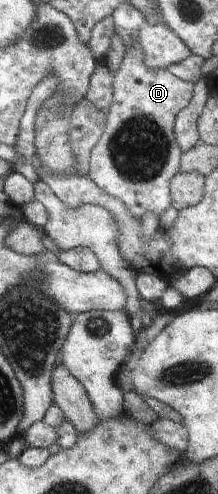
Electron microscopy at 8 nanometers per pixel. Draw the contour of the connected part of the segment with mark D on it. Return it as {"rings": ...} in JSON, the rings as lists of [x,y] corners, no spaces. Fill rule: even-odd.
{"rings":[[[133,43],[130,47],[126,46],[125,55],[114,73],[113,80],[113,101],[109,108],[109,115],[107,116],[107,125],[105,126],[104,132],[100,137],[100,140],[93,146],[90,158],[89,158],[89,171],[87,174],[88,178],[91,178],[102,190],[105,190],[110,196],[117,198],[126,205],[126,208],[139,219],[146,212],[154,213],[160,216],[163,212],[172,206],[171,203],[171,192],[170,192],[170,181],[172,177],[177,173],[181,172],[181,156],[182,152],[174,136],[174,121],[178,116],[178,113],[188,106],[190,99],[192,98],[193,91],[195,90],[195,84],[180,80],[176,75],[173,75],[166,69],[150,70],[146,68],[142,58],[141,46],[138,43]]]}

